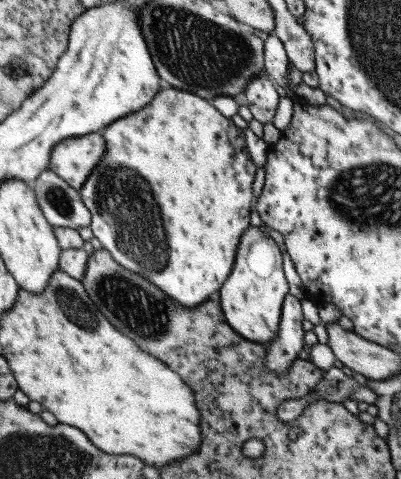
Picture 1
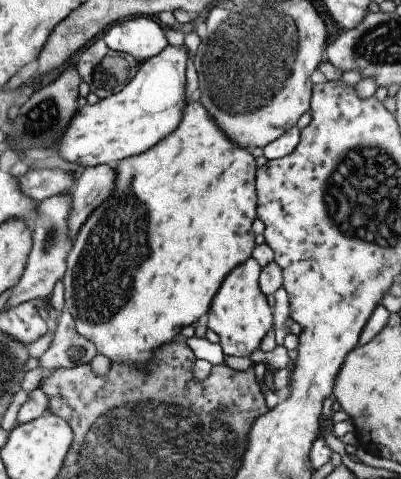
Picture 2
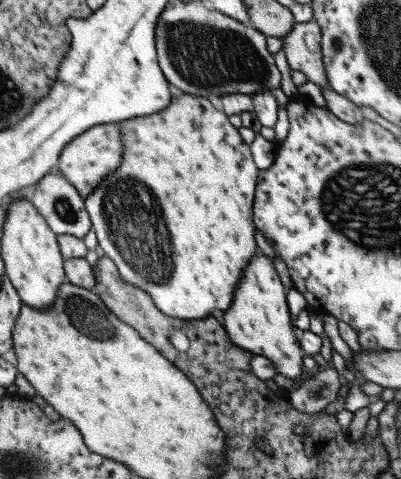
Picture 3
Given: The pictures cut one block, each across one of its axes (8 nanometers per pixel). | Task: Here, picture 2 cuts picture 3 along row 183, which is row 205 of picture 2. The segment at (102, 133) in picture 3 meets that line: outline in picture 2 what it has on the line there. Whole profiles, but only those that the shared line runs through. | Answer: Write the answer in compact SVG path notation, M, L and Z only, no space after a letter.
M115 166L85 168L69 190L71 210L67 216L67 236L73 242L93 210L97 210L113 192L117 184Z

